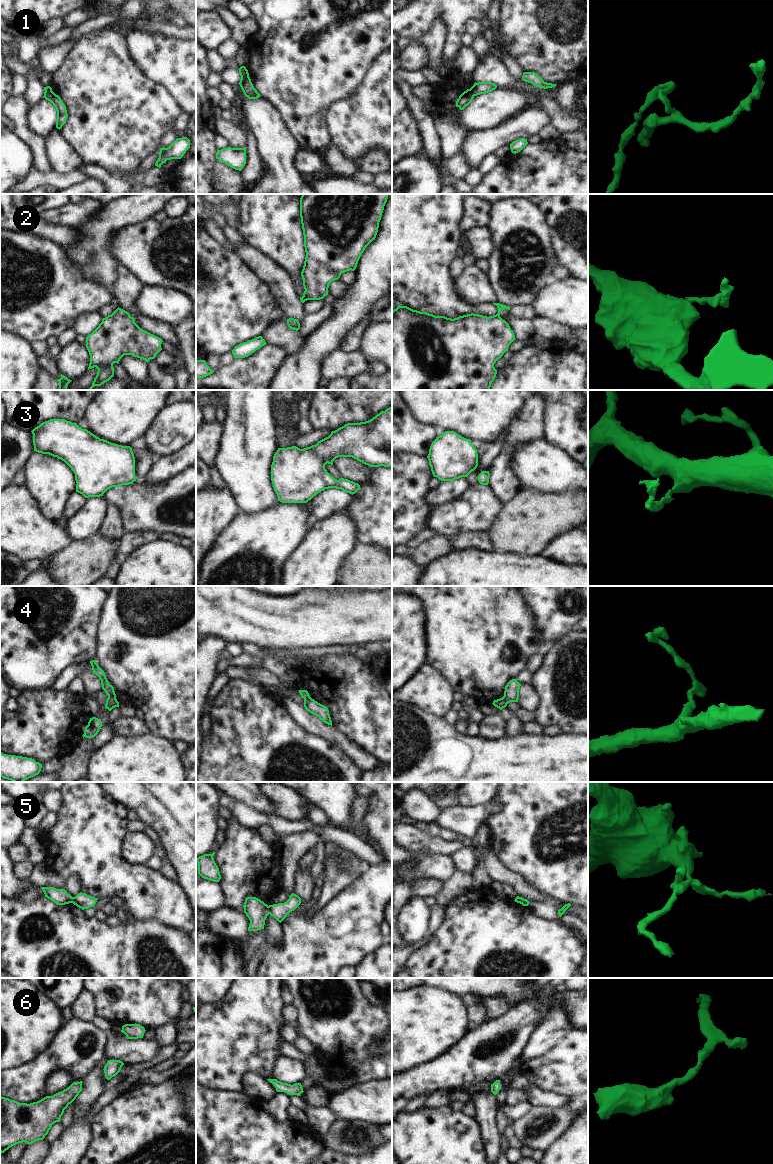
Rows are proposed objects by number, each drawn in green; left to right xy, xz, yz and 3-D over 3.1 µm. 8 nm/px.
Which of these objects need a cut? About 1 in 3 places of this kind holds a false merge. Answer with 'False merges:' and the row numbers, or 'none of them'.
False merges: 1, 2, 4, 5

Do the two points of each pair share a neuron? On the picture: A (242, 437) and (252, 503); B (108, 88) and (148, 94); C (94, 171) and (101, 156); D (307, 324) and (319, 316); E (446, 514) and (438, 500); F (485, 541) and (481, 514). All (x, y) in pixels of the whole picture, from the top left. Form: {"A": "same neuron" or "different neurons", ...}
{"A": "same neuron", "B": "same neuron", "C": "different neurons", "D": "same neuron", "E": "different neurons", "F": "different neurons"}

